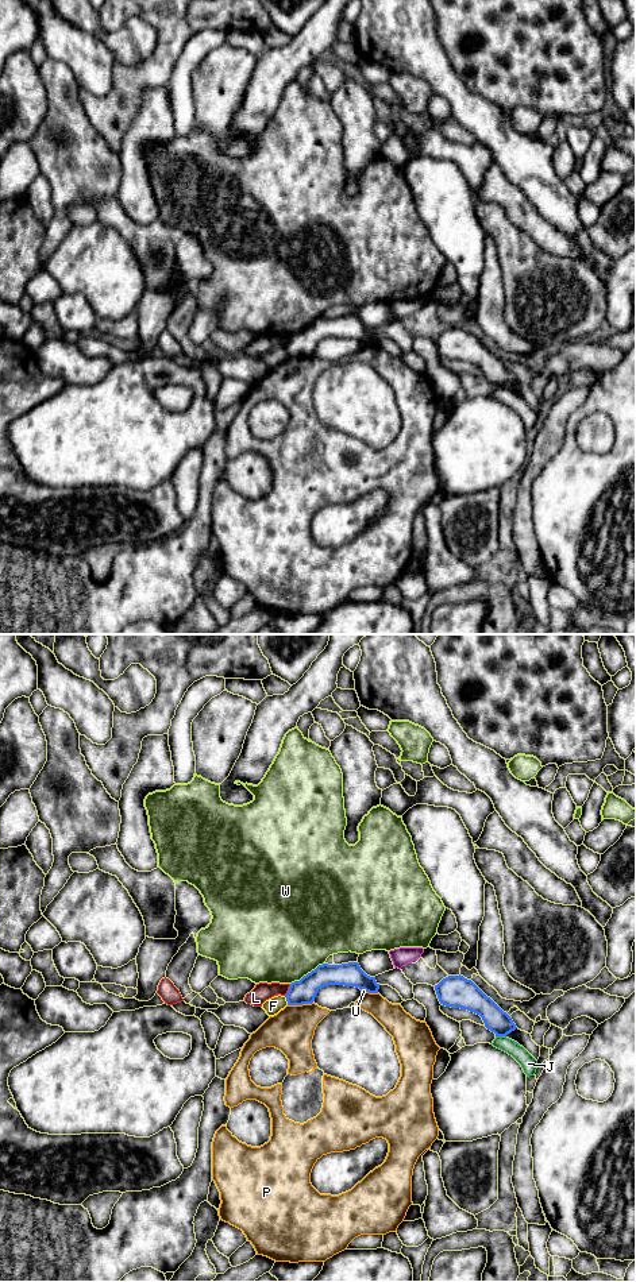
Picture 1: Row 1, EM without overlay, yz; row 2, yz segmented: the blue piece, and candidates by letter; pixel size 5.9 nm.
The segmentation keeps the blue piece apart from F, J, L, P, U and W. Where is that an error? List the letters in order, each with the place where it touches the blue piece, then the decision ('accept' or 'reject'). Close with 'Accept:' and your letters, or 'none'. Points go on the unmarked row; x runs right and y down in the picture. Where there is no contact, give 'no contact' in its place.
F: meets blue in yz at (286, 352); reject
J: meets blue in yz at (501, 387); reject
L: meets blue in yz at (288, 343); reject
P: meets blue in yz at (300, 356); reject
U: meets blue in yz at (363, 340); reject
W: meets blue in yz at (308, 325); reject
Accept: none

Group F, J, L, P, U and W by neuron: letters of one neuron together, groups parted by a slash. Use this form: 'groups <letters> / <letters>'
groups F / J / L / P / U / W

